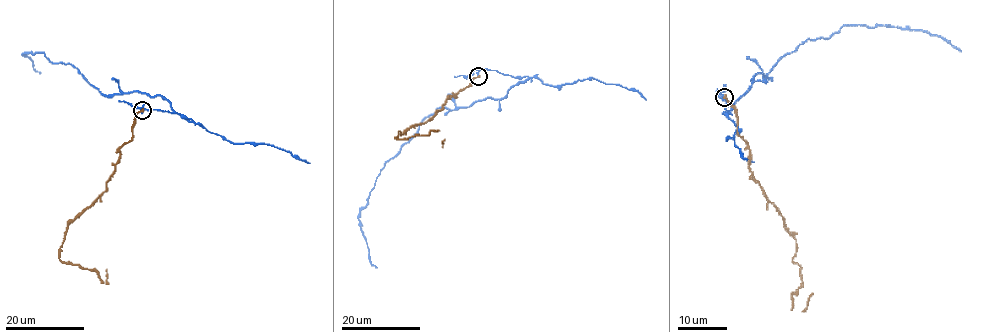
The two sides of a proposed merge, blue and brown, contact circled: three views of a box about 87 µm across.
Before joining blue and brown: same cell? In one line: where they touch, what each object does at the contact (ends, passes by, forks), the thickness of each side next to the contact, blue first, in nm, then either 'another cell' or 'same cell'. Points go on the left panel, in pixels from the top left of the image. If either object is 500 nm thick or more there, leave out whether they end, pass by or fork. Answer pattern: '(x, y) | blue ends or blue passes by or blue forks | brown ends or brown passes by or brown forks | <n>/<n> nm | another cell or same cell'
(142, 110) | blue ends | brown ends | 320/360 nm | another cell

